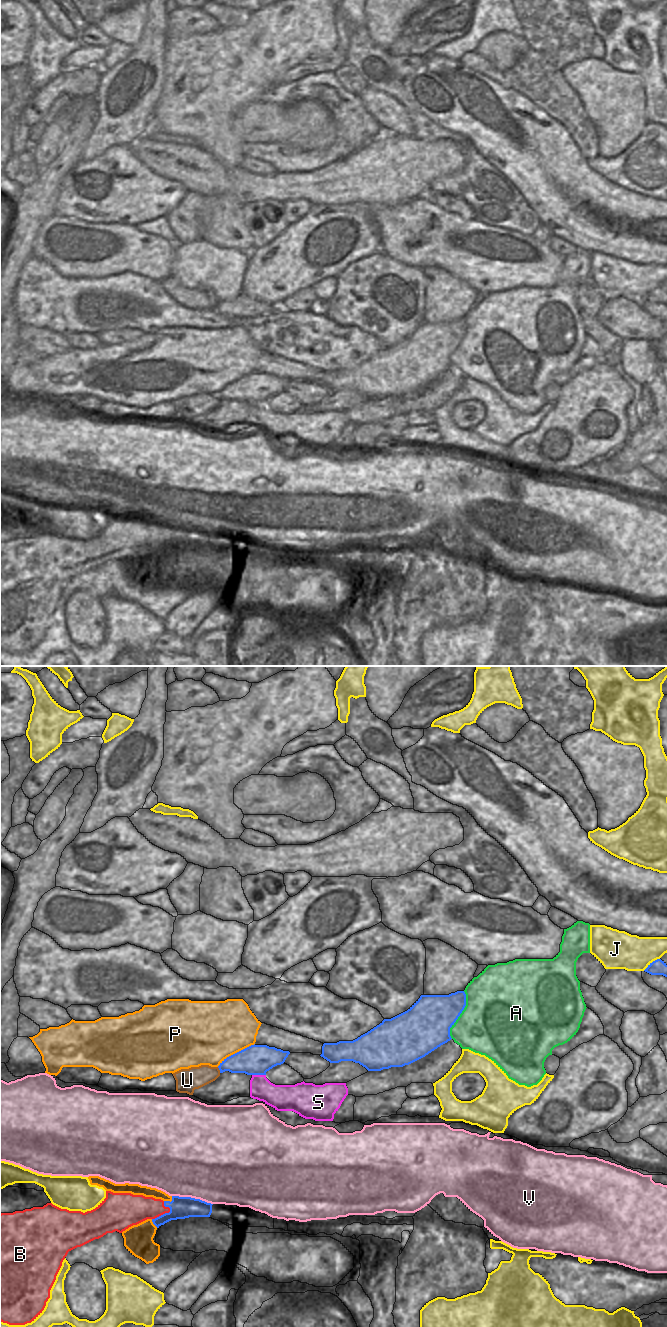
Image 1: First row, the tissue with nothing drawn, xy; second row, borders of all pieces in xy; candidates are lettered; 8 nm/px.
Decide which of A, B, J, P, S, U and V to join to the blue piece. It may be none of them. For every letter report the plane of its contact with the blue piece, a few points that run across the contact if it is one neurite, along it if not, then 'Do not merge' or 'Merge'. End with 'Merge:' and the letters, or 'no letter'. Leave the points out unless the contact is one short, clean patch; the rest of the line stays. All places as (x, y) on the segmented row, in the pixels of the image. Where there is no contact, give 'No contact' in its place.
A: Touches blue in xy. Do not merge
B: Touches blue in xy. Line: xy (180, 1207), (166, 1213), (152, 1208), (136, 1208). Merge
J: Touches blue in xy. Do not merge
P: Touches blue in xy. Do not merge
S: Touches blue in xy. Do not merge
U: Touches blue in xy. Do not merge
V: Touches blue in xy. Do not merge
Merge: B.

